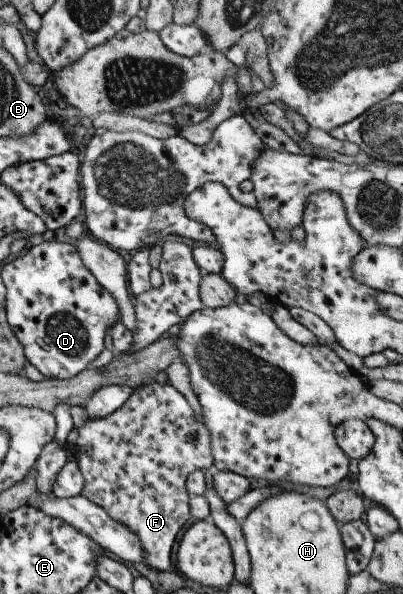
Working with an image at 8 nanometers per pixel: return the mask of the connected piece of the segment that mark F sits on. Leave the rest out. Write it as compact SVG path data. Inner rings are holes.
M152 384L134 389L122 407L106 418L90 421L78 430L76 462L84 475L85 488L81 495L104 509L112 519L130 527L136 533L144 549L144 559L158 572L174 570L172 546L178 532L192 518L189 509L189 494L186 483L190 473L197 470L214 469L214 457L210 442L210 431L195 415L195 411L171 384Z

